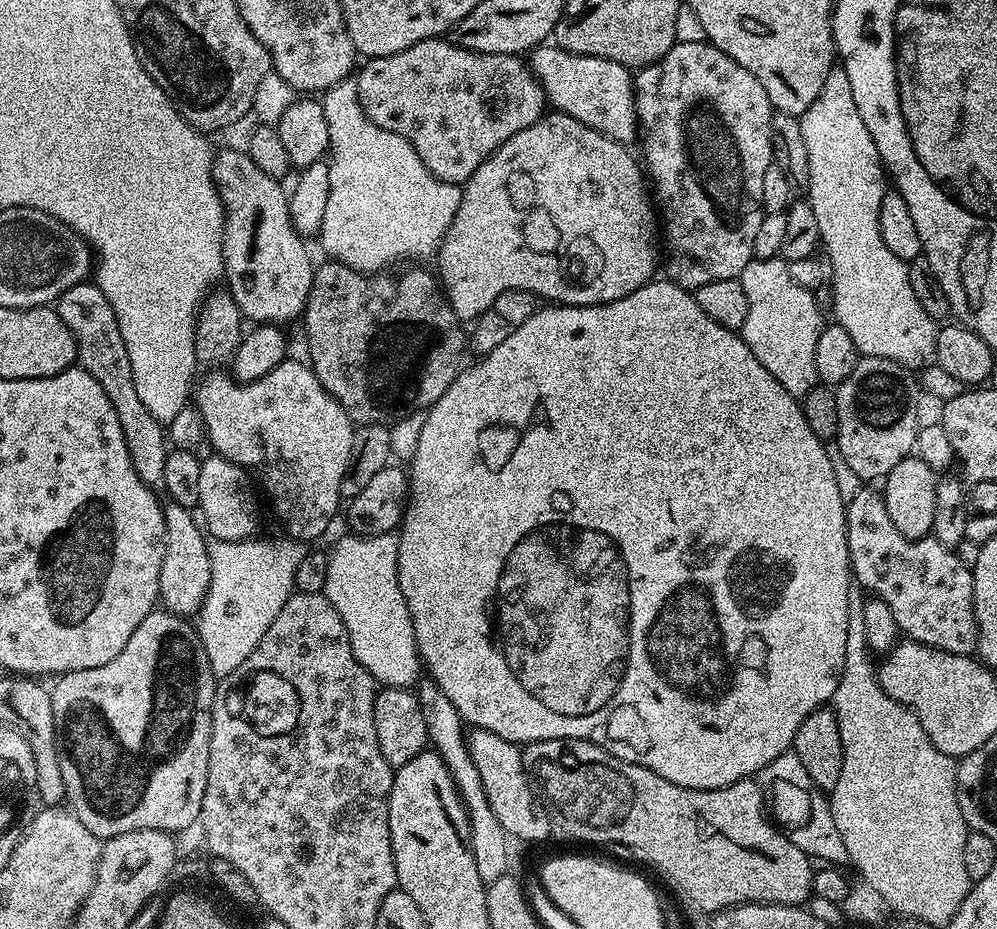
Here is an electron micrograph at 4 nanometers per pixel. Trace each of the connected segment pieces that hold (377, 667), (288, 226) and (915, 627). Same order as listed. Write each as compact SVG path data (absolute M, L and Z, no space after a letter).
M393 533L377 536L358 536L344 534L328 552L326 566L326 586L324 597L338 610L338 618L346 626L346 634L350 638L350 650L354 650L354 658L372 675L377 685L386 688L407 688L421 679L422 665L420 651L416 649L414 638L414 622L410 618L410 610L406 606L406 598L402 598L402 590L398 586L398 546L399 539Z
M217 151L212 165L212 176L216 180L216 191L224 203L224 255L223 279L228 280L226 291L240 308L241 317L252 319L256 324L288 326L291 320L299 321L304 315L304 307L310 294L314 259L308 253L305 237L292 225L292 215L288 209L289 193L284 192L284 184L263 170L258 170L247 151Z
M860 486L853 496L849 495L846 500L844 517L846 518L846 534L848 535L848 558L850 561L850 572L854 577L855 583L859 585L865 593L871 594L886 606L890 606L890 611L894 614L894 622L898 622L901 633L909 640L917 640L919 644L925 644L931 648L937 648L943 652L949 652L955 656L972 656L976 652L976 639L978 638L978 626L976 625L976 615L974 614L974 586L972 585L972 569L969 565L962 562L962 558L951 548L947 548L942 542L931 538L922 540L911 540L902 534L898 534L898 526L890 522L890 514L886 514L881 493L876 492L872 486Z

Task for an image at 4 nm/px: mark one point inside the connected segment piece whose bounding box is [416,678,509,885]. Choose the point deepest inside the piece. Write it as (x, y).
(446, 732)

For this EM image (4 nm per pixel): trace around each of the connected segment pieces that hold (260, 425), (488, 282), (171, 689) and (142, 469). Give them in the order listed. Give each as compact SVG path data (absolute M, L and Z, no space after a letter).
M285 358L278 366L274 366L274 370L270 370L270 374L266 374L262 378L258 378L249 384L241 384L239 380L233 378L227 371L212 370L204 381L197 383L194 388L194 406L200 412L200 417L204 423L207 443L213 444L215 455L222 456L232 463L240 464L241 467L247 469L249 473L264 487L264 492L268 495L268 500L272 503L272 512L280 519L280 524L285 528L287 535L295 541L309 542L308 540L316 540L325 531L326 533L332 527L332 519L338 515L342 508L342 497L340 495L340 487L342 486L342 478L346 474L346 466L350 462L350 450L352 449L352 433L354 425L350 417L346 414L346 410L342 410L342 406L337 402L330 393L324 389L322 382L318 382L318 378L314 374L314 370L303 359L292 360L293 358Z
M552 110L541 116L538 122L526 126L526 130L518 130L514 138L502 142L502 146L493 156L487 156L482 166L478 166L478 170L474 170L472 177L463 185L458 210L434 253L437 268L435 271L438 273L441 289L457 318L462 322L475 321L487 308L491 308L492 303L504 292L530 292L544 302L555 302L560 306L583 306L609 304L618 298L626 298L626 294L649 283L657 275L658 216L654 211L654 200L650 195L645 173L637 157L635 160L628 151L620 141L611 140L598 130L570 118L565 112Z
M153 610L149 616L142 618L138 630L130 634L130 642L122 646L122 654L118 654L118 658L110 658L106 666L94 666L90 670L74 670L57 675L55 680L56 685L51 685L50 691L54 706L56 743L60 750L64 795L67 807L72 815L79 818L82 826L86 826L90 834L107 838L126 834L130 830L162 830L179 834L183 828L188 828L191 824L195 825L199 821L202 798L206 794L210 738L212 737L212 710L216 703L218 683L218 678L212 673L210 658L206 658L206 650L202 646L195 623L191 619L176 616L167 610Z
M85 282L70 286L70 290L63 292L55 301L54 307L58 318L62 318L70 334L74 334L79 367L84 368L86 374L102 386L102 390L106 390L106 398L110 398L110 406L114 406L118 414L118 426L122 426L122 434L130 450L130 462L138 478L142 478L144 485L150 489L163 489L166 458L170 451L166 443L166 428L158 422L158 418L154 418L154 414L150 414L150 410L146 410L142 398L138 398L134 370L130 370L130 354L126 354L126 342L122 342L122 330L118 330L114 306L106 302L106 294L102 294L99 284Z

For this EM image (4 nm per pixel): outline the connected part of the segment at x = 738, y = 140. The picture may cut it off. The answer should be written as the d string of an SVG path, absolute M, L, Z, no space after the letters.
M682 42L675 43L672 49L669 50L658 62L647 64L645 68L639 69L634 76L634 87L636 89L636 119L639 127L642 129L642 140L644 136L644 160L642 156L642 164L646 169L647 179L650 181L651 191L654 193L655 203L658 205L659 215L662 217L662 244L668 247L668 272L666 272L667 279L671 280L673 284L677 284L680 288L695 290L706 286L706 282L722 282L723 280L735 280L740 277L743 268L752 261L754 250L754 237L758 234L758 226L762 226L764 217L766 215L764 210L764 203L762 202L762 177L766 175L766 170L773 164L772 158L772 135L770 134L770 126L772 125L772 113L774 111L770 98L766 94L766 90L762 90L762 82L758 82L758 78L754 78L754 74L750 74L750 70L746 70L742 66L738 66L738 62L734 62L726 54L722 54L722 50L718 50L712 44L707 42Z

